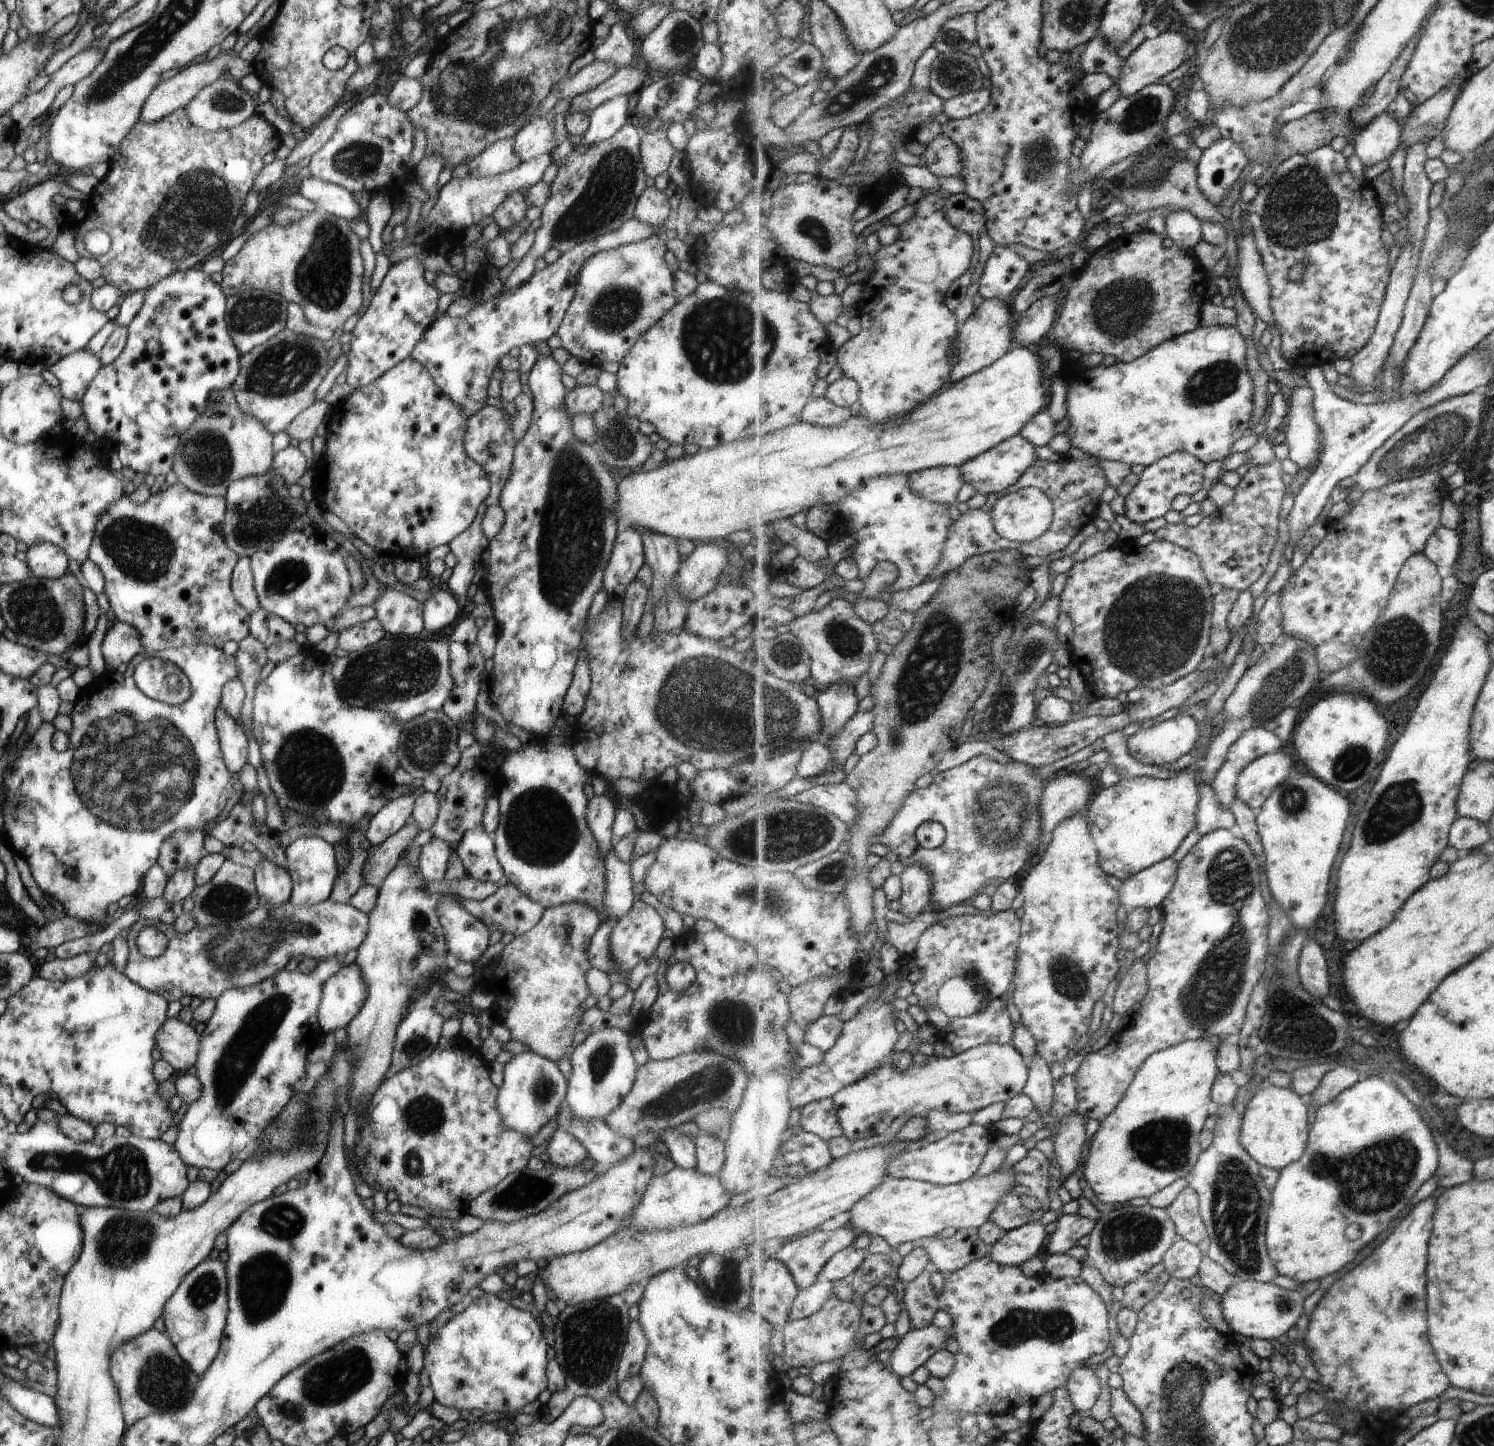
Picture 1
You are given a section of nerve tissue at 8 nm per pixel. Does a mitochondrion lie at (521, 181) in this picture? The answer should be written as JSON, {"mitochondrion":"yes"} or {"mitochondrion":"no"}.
{"mitochondrion":"no"}

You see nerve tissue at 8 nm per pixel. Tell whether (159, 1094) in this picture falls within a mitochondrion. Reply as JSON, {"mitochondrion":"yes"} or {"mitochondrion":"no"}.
{"mitochondrion":"no"}

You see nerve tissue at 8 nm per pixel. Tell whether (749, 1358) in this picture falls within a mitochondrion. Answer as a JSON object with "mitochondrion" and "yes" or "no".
{"mitochondrion":"no"}

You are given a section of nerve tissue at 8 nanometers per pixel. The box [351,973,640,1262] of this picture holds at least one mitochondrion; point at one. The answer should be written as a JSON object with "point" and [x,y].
{"point":[521,1194]}

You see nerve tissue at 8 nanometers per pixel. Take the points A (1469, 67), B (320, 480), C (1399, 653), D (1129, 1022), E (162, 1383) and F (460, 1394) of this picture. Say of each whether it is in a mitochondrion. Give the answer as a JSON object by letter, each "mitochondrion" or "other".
{"A":"other","B":"other","C":"mitochondrion","D":"other","E":"mitochondrion","F":"other"}

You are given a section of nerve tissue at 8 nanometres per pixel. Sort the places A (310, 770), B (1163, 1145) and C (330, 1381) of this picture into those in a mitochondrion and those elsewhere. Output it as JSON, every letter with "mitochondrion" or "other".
{"A":"mitochondrion","B":"mitochondrion","C":"mitochondrion"}

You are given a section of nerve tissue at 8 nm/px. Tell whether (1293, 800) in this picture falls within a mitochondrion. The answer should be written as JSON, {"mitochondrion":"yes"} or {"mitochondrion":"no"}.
{"mitochondrion":"yes"}

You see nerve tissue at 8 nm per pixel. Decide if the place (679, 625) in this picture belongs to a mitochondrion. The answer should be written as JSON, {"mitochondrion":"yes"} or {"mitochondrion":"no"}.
{"mitochondrion":"no"}

